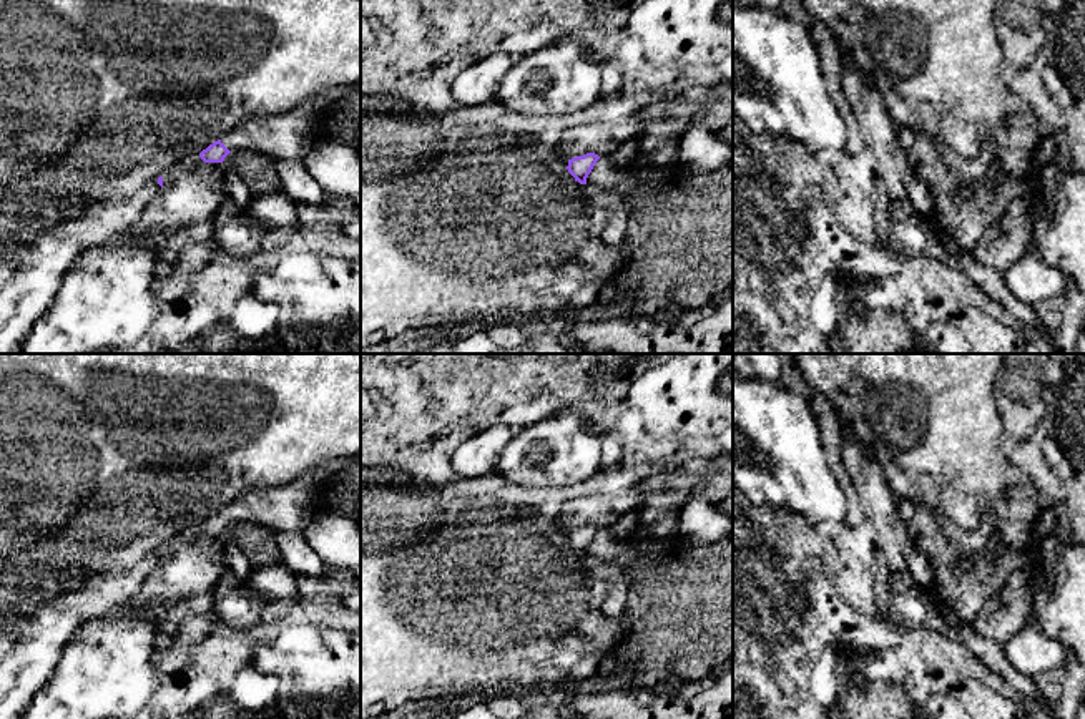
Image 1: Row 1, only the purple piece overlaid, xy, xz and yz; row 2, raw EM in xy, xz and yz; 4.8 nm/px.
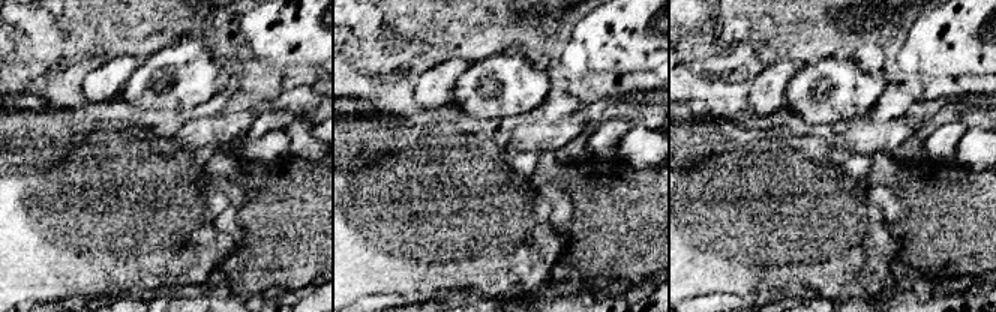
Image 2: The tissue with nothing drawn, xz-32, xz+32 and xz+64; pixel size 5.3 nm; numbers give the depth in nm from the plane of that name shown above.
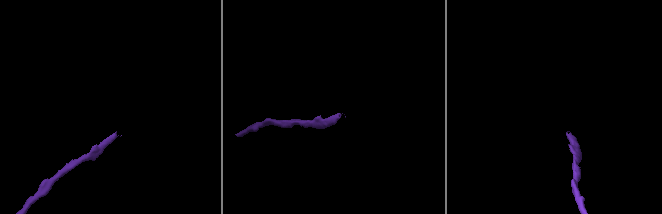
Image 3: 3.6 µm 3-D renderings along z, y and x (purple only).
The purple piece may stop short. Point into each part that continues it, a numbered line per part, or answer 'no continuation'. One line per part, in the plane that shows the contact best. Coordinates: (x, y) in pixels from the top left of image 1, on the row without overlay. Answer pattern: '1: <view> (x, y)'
no continuation

